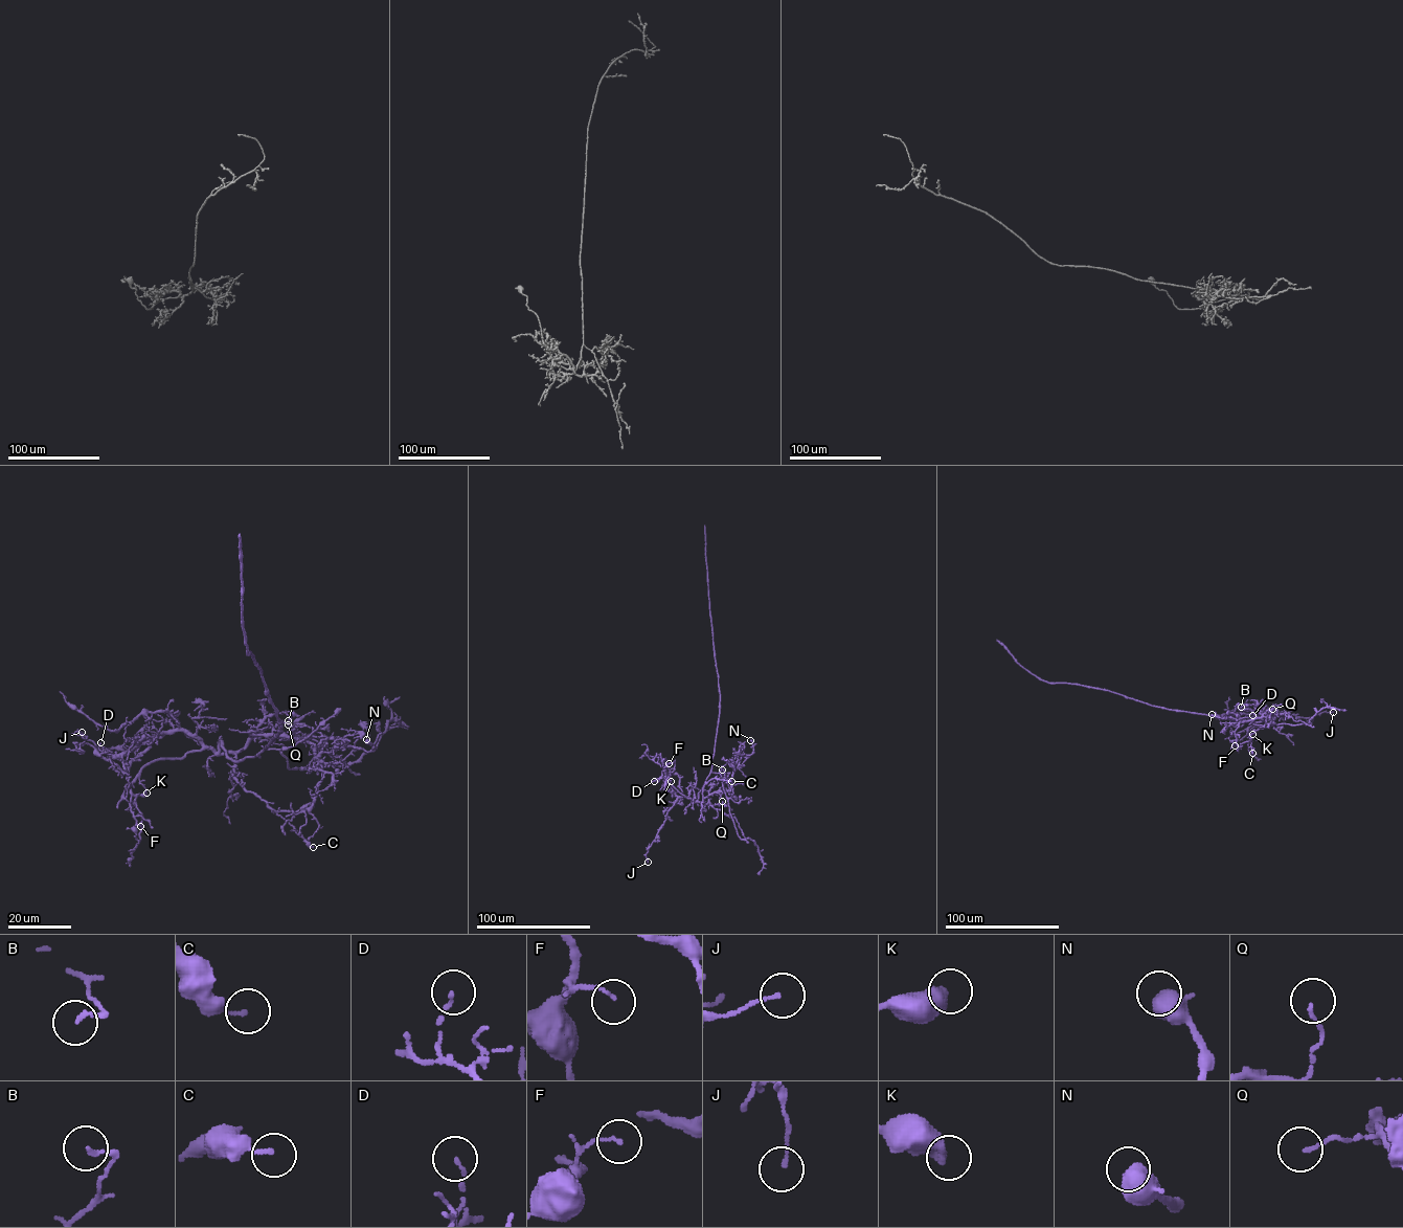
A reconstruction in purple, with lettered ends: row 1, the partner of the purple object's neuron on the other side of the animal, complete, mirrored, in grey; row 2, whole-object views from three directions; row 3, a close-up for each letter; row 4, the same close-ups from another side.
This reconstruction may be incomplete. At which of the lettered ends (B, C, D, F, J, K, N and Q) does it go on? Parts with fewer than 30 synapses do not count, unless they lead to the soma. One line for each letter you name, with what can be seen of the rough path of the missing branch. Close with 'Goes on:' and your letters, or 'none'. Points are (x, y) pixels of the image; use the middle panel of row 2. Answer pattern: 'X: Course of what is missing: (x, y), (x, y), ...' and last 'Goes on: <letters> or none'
Goes on: none

